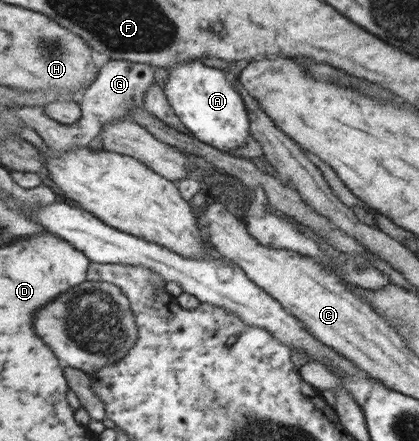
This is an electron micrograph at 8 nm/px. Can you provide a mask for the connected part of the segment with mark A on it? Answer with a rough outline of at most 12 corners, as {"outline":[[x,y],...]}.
{"outline":[[167,70],[164,93],[193,137],[246,143],[248,112],[226,70]]}

